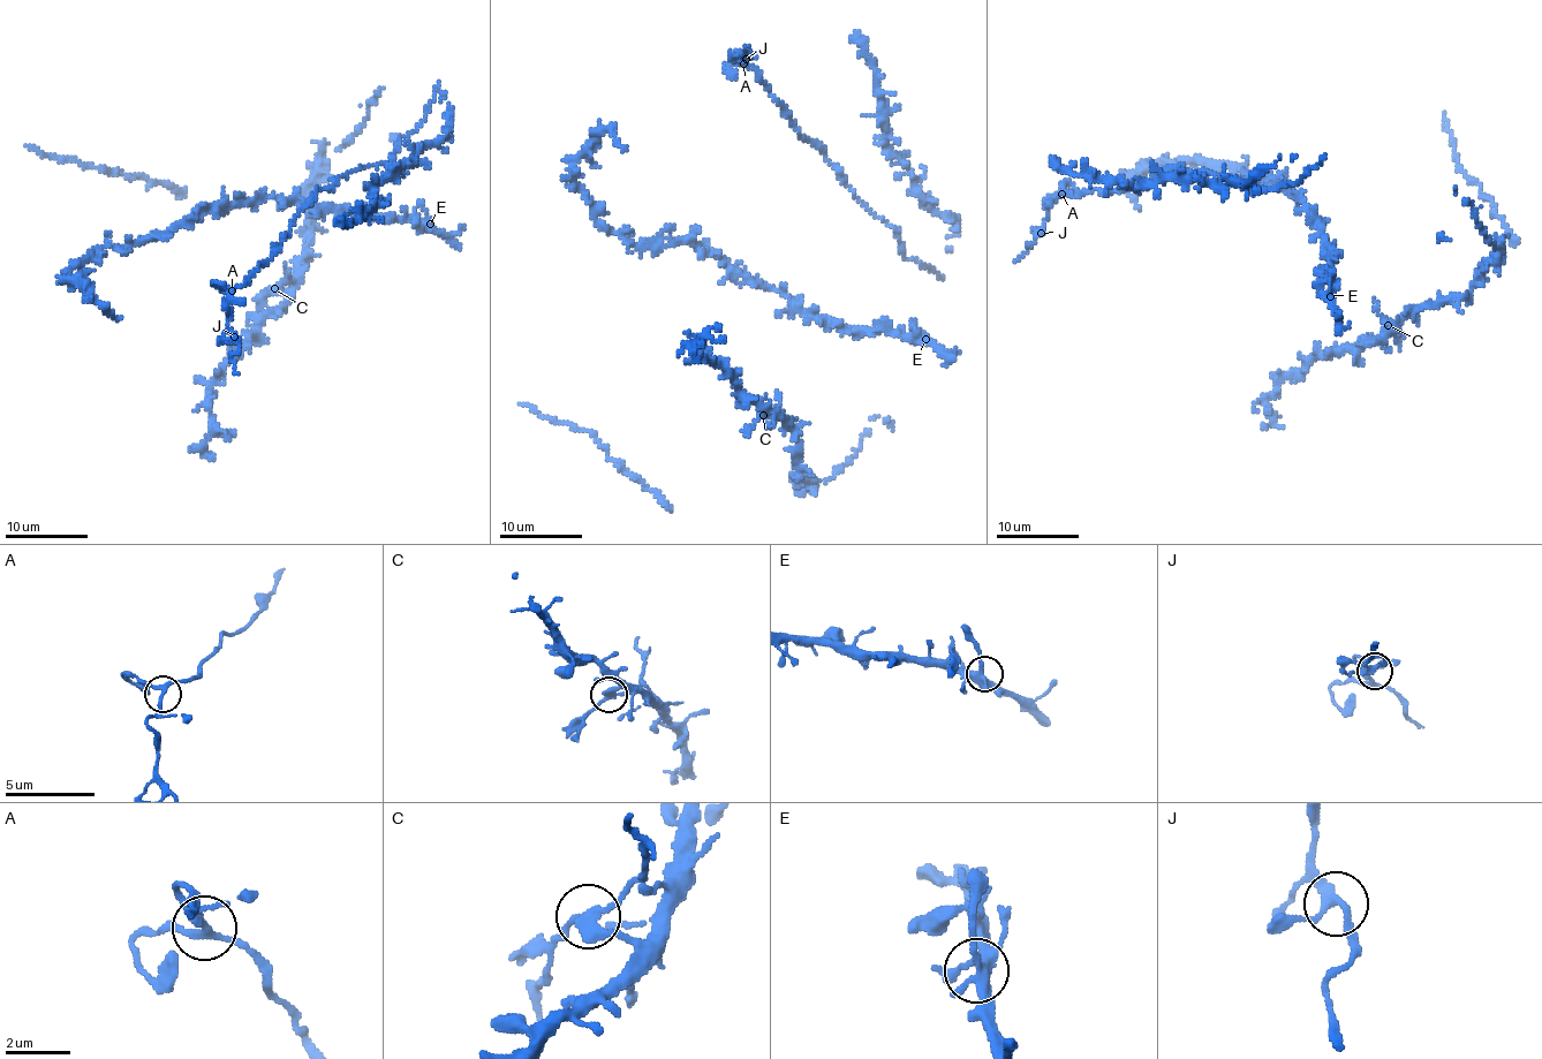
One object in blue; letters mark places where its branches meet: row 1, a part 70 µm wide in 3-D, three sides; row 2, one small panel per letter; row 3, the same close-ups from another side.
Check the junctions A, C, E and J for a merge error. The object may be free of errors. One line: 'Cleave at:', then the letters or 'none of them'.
Cleave at: C

